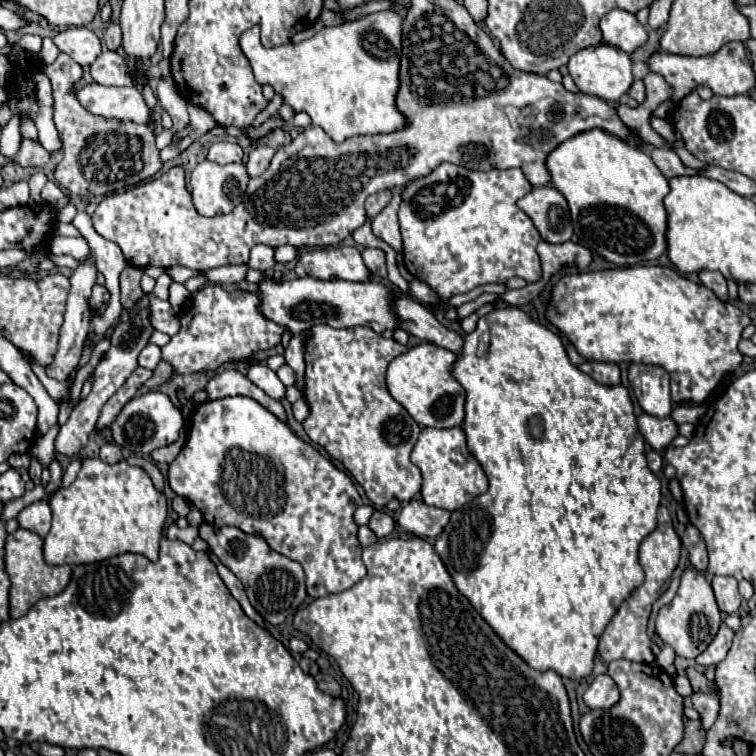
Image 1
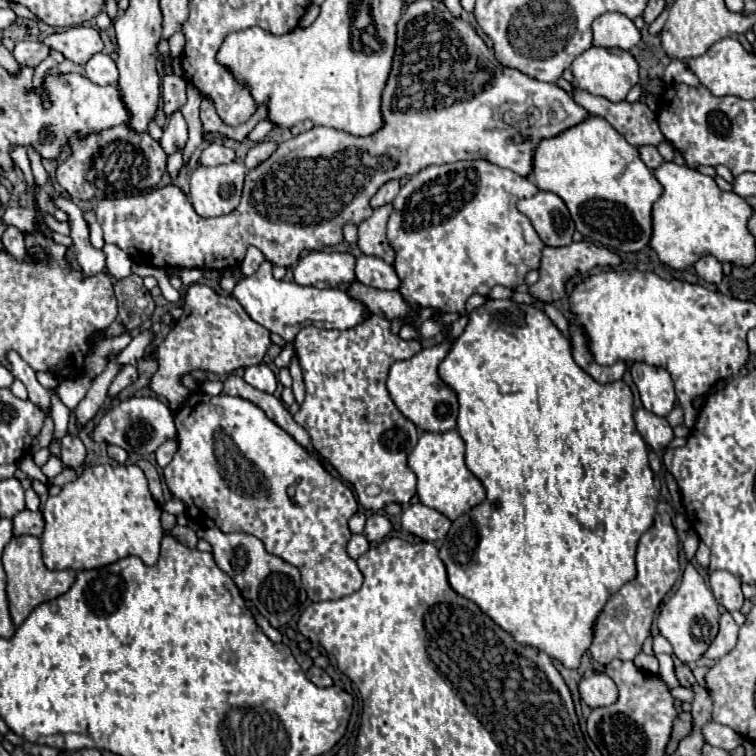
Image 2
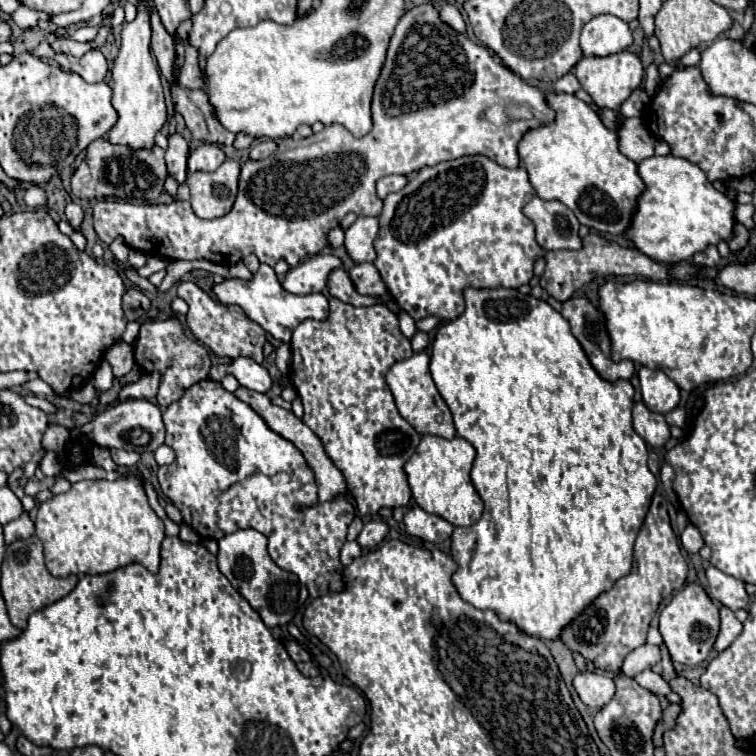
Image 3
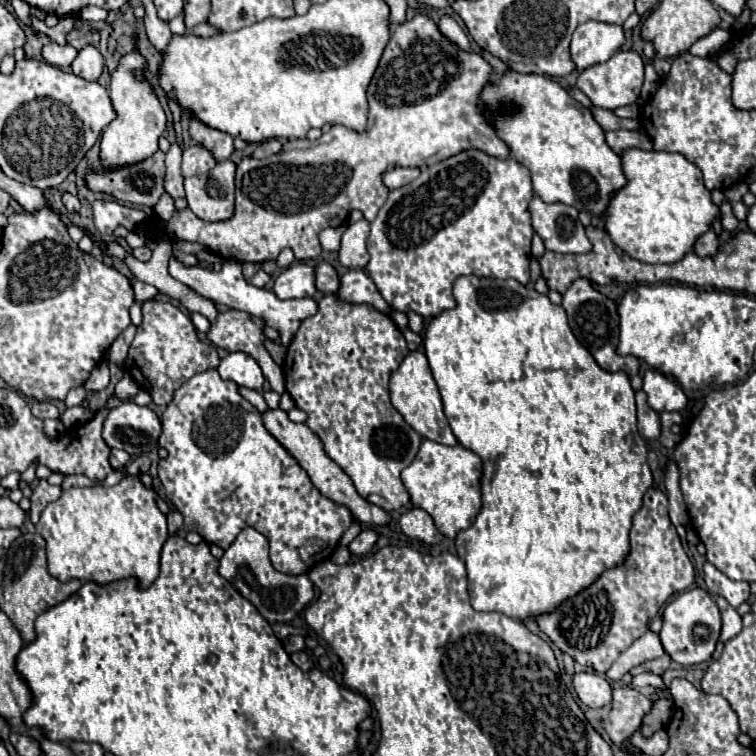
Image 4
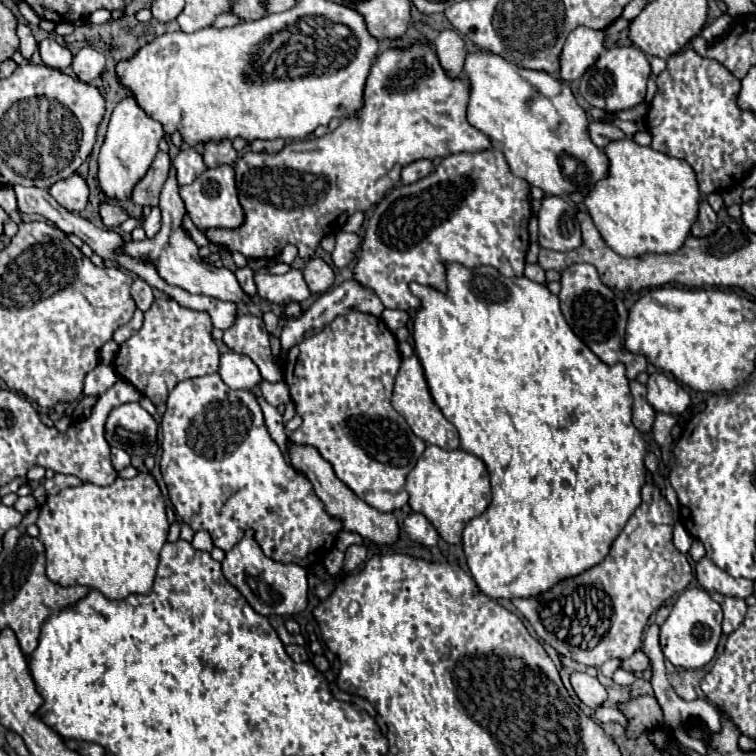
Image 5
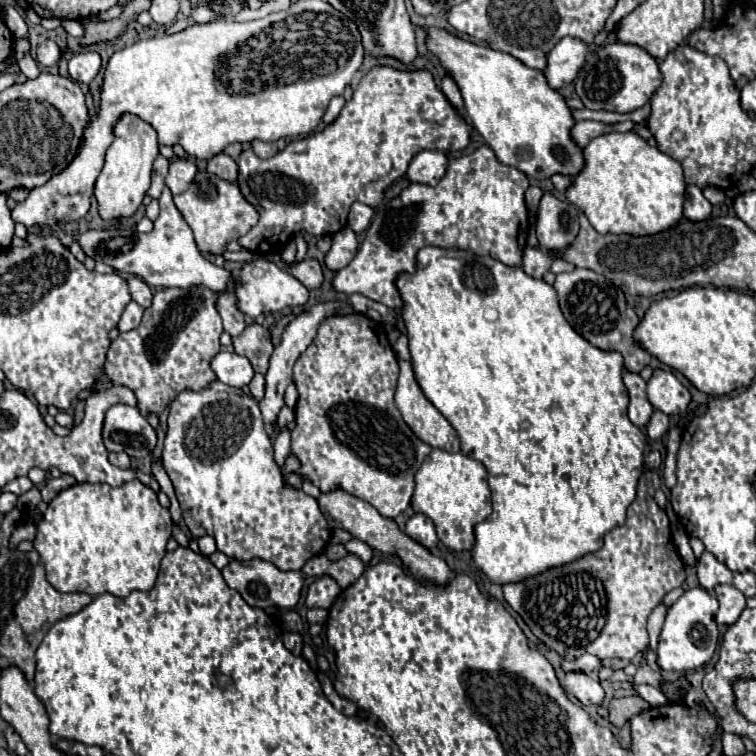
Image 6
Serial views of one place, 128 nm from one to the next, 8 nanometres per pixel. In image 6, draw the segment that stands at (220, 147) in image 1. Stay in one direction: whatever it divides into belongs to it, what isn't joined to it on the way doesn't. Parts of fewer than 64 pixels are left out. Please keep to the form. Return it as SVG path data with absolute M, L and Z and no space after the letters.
M174 158L170 162L170 172L166 176L166 186L170 188L172 194L186 192L188 186L192 184L194 176L196 176L196 166L190 160L178 160L178 158Z

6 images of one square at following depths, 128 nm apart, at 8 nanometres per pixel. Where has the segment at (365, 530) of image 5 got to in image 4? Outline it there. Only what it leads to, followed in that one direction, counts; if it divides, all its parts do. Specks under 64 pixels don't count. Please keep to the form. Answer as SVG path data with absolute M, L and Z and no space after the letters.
M276 408L276 410L268 410L266 414L262 414L262 420L264 420L266 430L288 450L288 454L290 454L292 458L296 458L296 462L308 472L308 476L310 476L314 488L316 488L322 496L326 496L328 500L336 502L338 506L350 508L354 522L364 524L364 526L368 526L368 528L372 528L372 526L386 526L386 524L390 522L388 512L384 512L382 508L378 508L378 506L374 506L374 504L370 504L370 502L366 502L364 498L358 496L358 492L356 492L352 480L342 472L342 468L340 468L334 460L330 460L330 458L326 456L320 438L318 438L306 424L290 422L288 416L286 416L286 412L284 412L284 410L278 410L278 408Z

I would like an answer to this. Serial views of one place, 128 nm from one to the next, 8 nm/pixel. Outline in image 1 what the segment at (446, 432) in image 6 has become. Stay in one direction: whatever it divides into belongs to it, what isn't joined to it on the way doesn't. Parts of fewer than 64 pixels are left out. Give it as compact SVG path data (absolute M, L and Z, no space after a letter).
M422 342L390 362L386 372L388 390L392 398L402 404L420 426L452 428L462 424L466 394L464 388L450 374L450 366L456 358L458 354L448 348L440 348L432 342Z

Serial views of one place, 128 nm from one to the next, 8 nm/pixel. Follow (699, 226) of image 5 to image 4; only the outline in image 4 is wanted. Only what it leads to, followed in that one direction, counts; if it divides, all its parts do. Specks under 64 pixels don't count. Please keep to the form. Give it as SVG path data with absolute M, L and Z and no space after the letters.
M708 228L708 232L704 232L694 244L694 252L698 256L712 256L712 254L716 254L716 248L718 248L718 236L716 236L714 228Z

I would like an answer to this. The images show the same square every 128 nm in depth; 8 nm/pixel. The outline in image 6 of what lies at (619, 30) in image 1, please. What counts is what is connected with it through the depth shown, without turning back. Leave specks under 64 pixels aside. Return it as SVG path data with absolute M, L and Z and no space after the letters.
M566 36L564 40L560 40L548 54L548 64L542 70L548 80L548 86L554 90L560 90L562 86L570 84L578 76L578 70L584 64L586 52L588 52L586 44L576 38Z

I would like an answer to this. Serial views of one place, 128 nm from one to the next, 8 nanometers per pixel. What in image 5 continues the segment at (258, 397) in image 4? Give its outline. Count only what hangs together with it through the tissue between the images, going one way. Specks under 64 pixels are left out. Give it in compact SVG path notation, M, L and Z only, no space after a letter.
M262 396L258 398L258 402L262 406L266 428L268 428L270 436L272 436L272 440L278 444L278 448L282 450L282 454L288 458L290 450L288 450L288 436L286 436L286 430L284 430L284 424L282 424L282 414L274 406L270 406Z

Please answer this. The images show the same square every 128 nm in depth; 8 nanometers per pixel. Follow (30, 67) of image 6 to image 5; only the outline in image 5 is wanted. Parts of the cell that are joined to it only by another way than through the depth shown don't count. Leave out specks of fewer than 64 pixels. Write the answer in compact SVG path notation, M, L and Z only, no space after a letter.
M18 22L16 32L18 32L18 38L20 38L20 54L22 54L26 60L30 60L38 46L36 46L36 40L34 40L34 36L32 36L32 32L30 32L28 24Z

